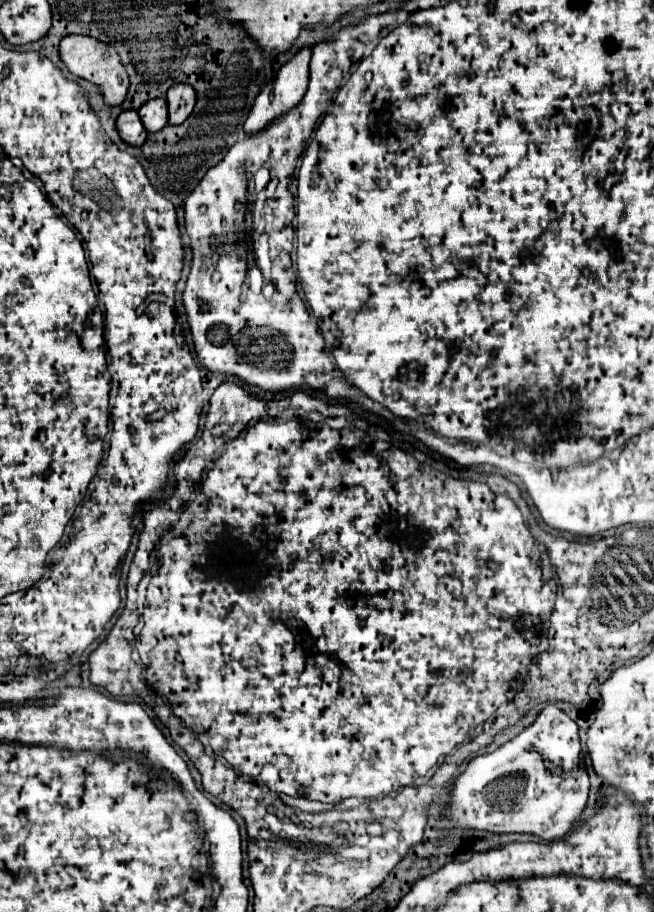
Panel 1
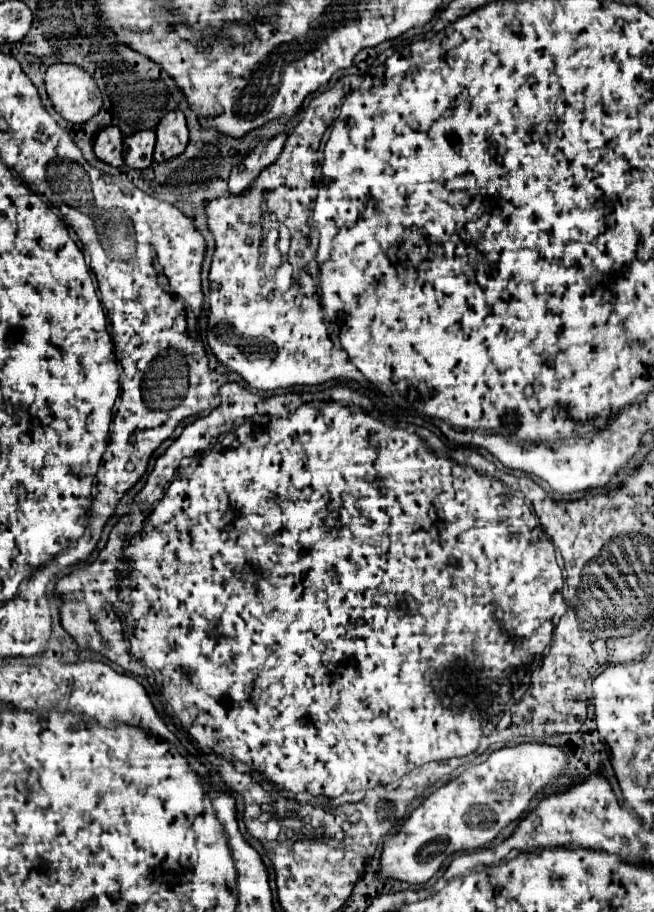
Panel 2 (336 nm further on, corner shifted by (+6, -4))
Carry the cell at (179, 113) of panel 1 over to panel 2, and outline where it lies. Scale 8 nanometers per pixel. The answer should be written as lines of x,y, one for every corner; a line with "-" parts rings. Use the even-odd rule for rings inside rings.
168,112
160,124
156,126
156,150
154,150
154,160
170,160
178,154
184,152
188,144
188,128
186,128
186,118
182,112

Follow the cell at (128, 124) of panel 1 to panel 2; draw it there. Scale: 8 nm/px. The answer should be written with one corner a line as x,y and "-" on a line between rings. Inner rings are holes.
114,126
104,128
94,142
94,154
112,166
122,166
124,164
124,146
122,146
122,132

